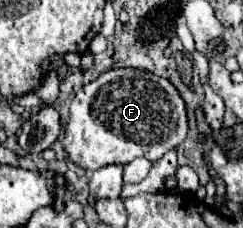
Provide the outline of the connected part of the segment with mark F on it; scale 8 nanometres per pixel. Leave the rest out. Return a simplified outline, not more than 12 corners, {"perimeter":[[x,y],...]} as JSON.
{"perimeter":[[112,68],[76,92],[66,154],[94,172],[186,140],[170,80]]}

